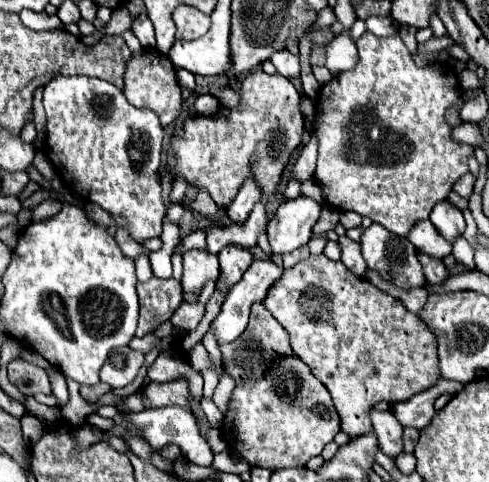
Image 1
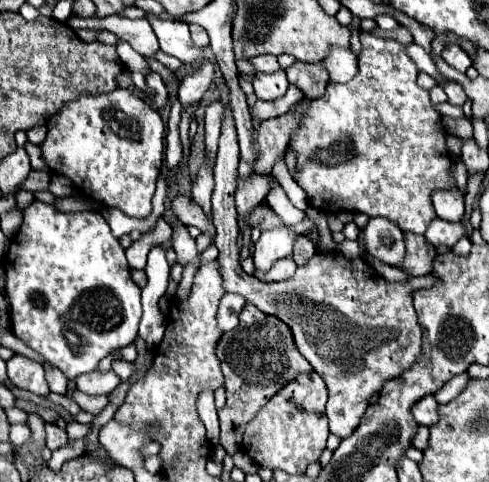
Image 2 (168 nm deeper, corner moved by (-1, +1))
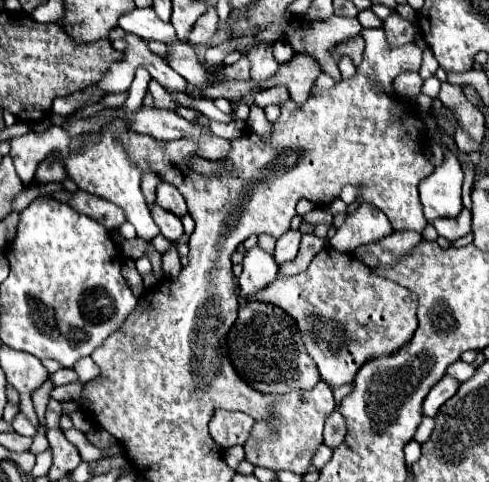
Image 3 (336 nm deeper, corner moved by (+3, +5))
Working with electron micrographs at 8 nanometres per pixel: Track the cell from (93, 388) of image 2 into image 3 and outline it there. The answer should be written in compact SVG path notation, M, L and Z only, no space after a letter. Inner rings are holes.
M59 369L57 373L49 375L51 381L55 385L67 385L67 383L73 383L73 381L79 381L79 375L75 373L75 369Z

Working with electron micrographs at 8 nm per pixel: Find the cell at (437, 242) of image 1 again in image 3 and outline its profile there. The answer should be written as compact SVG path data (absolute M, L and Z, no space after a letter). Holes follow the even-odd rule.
M463 209L459 217L453 217L453 219L435 219L431 223L437 233L449 241L455 241L463 235L467 235L471 231L471 211L469 209Z

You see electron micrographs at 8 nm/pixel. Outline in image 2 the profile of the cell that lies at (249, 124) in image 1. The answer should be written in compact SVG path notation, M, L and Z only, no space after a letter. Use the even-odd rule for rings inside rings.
M275 71L275 73L257 73L253 77L253 87L255 87L257 99L271 101L271 99L283 97L289 83L285 77L285 71Z

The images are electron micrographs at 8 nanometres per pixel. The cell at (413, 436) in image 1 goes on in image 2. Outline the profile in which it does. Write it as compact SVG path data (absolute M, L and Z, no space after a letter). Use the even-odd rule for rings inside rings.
M421 425L419 427L419 431L417 431L417 435L415 435L415 439L413 439L413 447L417 447L417 449L427 449L427 445L429 445L429 427L425 427L425 425Z

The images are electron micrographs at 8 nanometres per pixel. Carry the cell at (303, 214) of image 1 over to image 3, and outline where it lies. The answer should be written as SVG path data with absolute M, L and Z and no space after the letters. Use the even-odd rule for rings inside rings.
M259 245L249 249L243 259L243 273L239 275L239 285L241 285L241 297L243 301L249 301L249 297L267 287L275 277L277 277L277 263L273 255L263 251Z

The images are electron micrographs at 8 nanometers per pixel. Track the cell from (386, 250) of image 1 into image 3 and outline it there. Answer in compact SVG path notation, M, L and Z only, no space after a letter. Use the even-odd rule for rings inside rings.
M363 203L353 215L347 215L347 221L337 229L335 237L329 241L333 249L343 253L353 253L359 245L377 243L385 235L391 235L393 227L387 221L385 213Z

